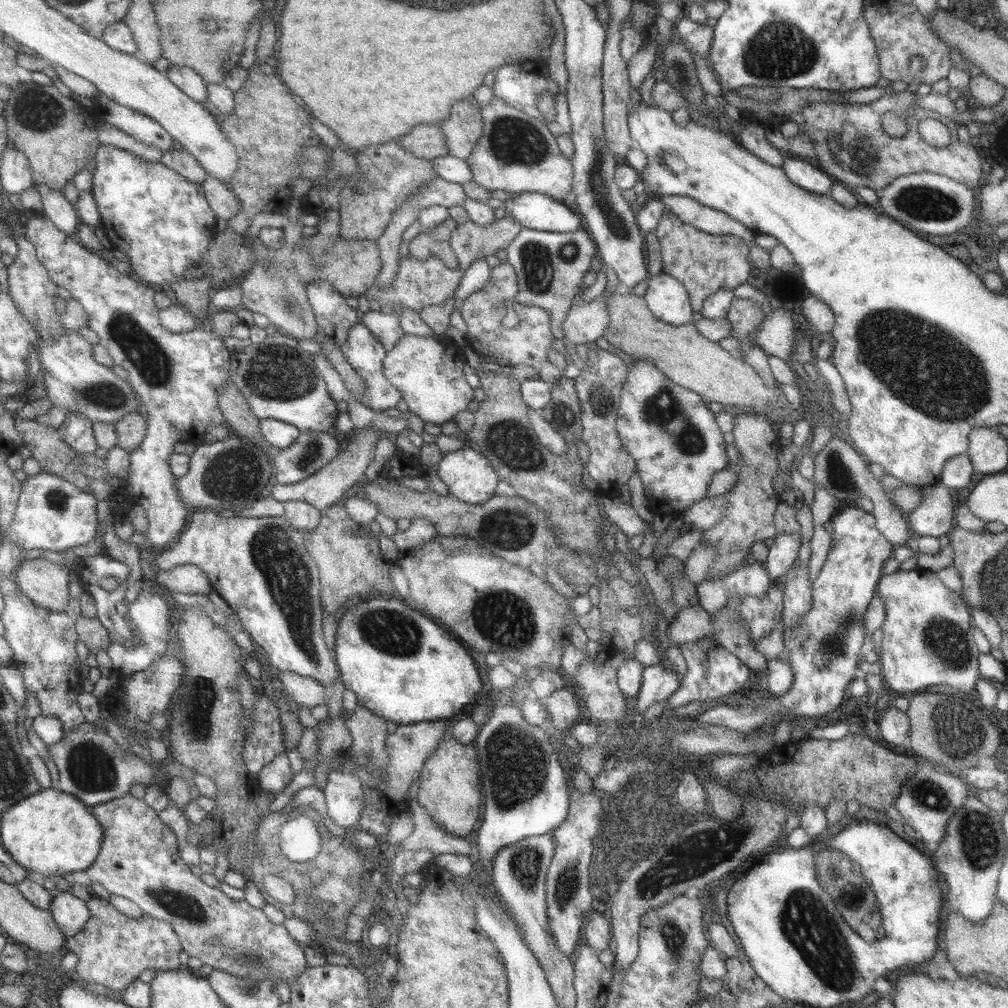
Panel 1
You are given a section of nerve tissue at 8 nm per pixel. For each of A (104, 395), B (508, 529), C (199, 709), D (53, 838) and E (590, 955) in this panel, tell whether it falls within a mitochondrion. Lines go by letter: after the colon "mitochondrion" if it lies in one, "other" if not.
A: mitochondrion
B: mitochondrion
C: mitochondrion
D: other
E: other

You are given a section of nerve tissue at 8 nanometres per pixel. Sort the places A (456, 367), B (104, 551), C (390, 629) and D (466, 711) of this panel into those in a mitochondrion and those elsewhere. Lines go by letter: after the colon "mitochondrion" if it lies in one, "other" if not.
A: other
B: other
C: mitochondrion
D: other

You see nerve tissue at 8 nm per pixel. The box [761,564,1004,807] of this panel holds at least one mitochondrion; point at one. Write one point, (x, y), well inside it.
(960, 734)

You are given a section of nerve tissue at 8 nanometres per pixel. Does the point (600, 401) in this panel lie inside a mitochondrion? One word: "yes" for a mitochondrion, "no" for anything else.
yes

